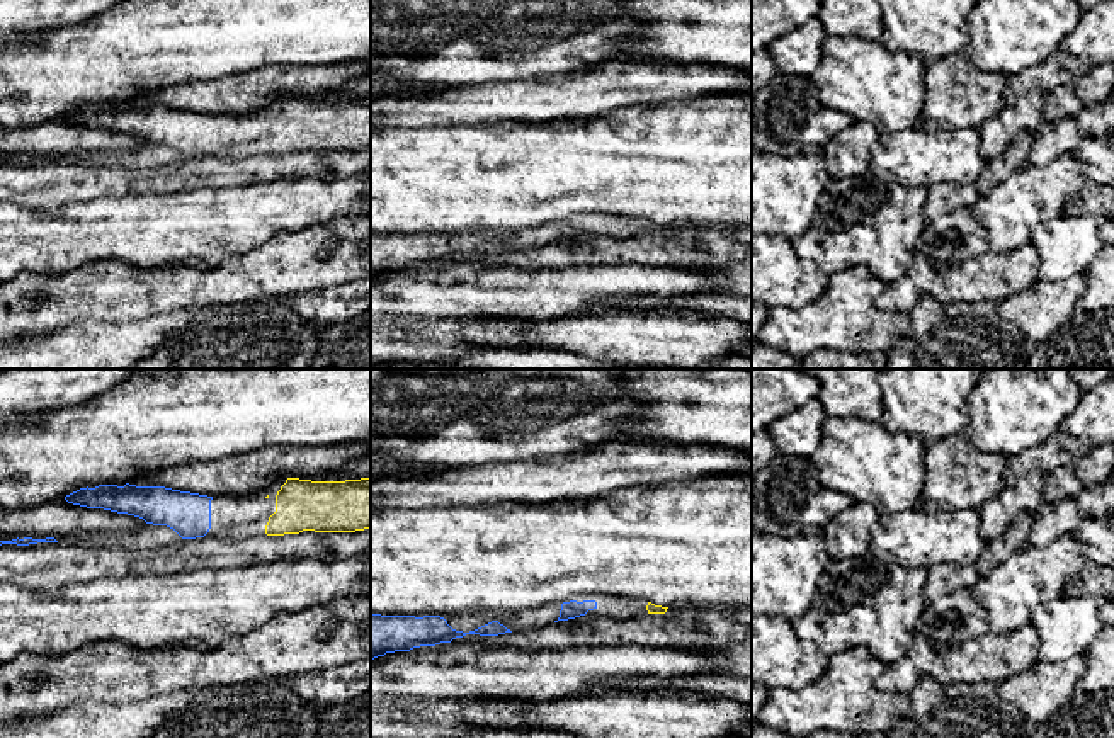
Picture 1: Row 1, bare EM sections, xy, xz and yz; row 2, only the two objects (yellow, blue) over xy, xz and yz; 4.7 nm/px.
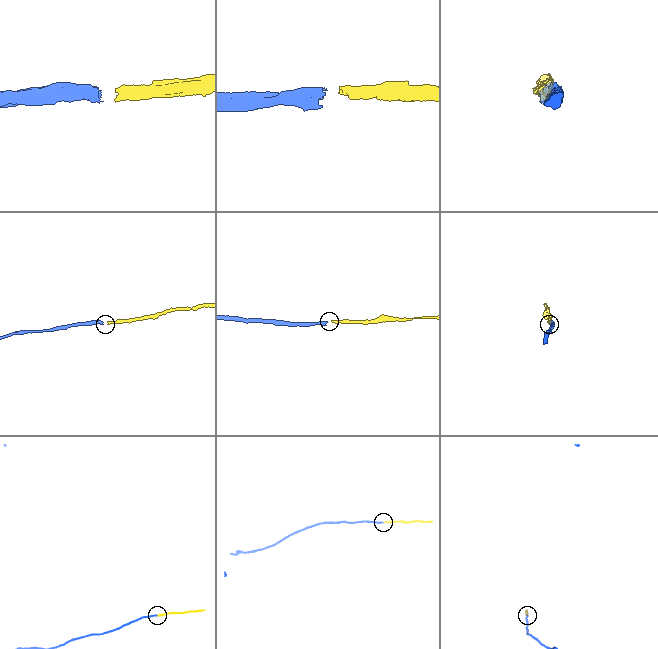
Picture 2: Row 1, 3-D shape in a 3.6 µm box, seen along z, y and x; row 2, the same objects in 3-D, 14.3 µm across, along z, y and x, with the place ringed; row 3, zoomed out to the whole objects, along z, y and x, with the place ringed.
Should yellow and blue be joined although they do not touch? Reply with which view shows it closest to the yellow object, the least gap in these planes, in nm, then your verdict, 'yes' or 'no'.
view xz; gap 240 nm; yes

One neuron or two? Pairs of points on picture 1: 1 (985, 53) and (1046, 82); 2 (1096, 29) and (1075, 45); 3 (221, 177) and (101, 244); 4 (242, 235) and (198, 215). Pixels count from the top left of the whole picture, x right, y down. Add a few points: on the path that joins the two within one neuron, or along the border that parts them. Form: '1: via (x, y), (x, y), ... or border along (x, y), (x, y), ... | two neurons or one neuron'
1: border along (1058, 48), (1031, 68) | two neurons
2: via (1091, 34), (1080, 43) | one neuron
3: border along (240, 184), (162, 194) | two neurons
4: via (232, 225), (228, 221), (208, 221) | one neuron

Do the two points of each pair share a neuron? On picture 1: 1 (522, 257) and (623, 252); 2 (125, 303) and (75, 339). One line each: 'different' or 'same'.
1: same
2: different

